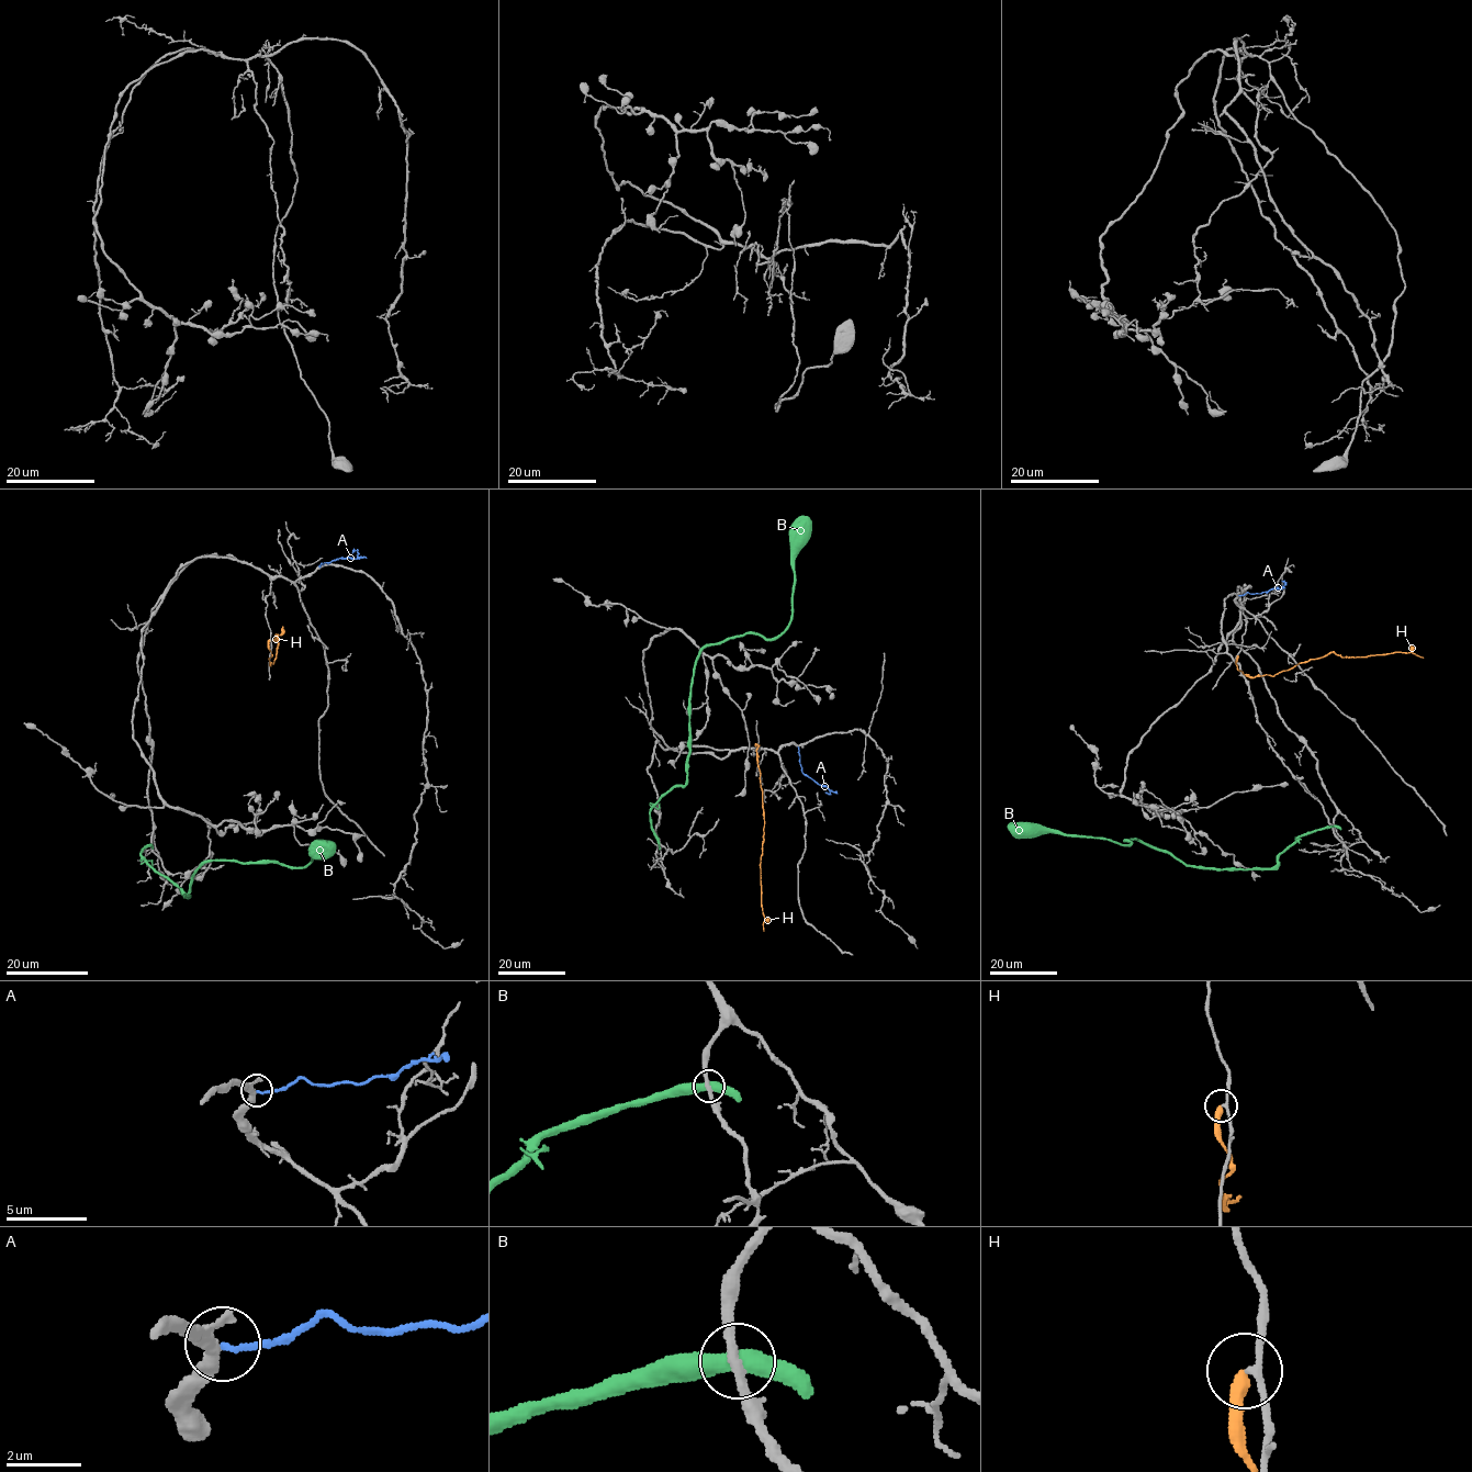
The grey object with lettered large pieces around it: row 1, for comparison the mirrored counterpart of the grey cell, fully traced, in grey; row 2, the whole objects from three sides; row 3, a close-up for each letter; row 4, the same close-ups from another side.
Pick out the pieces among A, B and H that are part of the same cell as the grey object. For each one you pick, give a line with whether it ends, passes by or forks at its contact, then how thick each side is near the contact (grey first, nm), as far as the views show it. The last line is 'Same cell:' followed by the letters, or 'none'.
A: It ends there. Thickness 400 nm (grey) against 130 nm
Same cell: A

